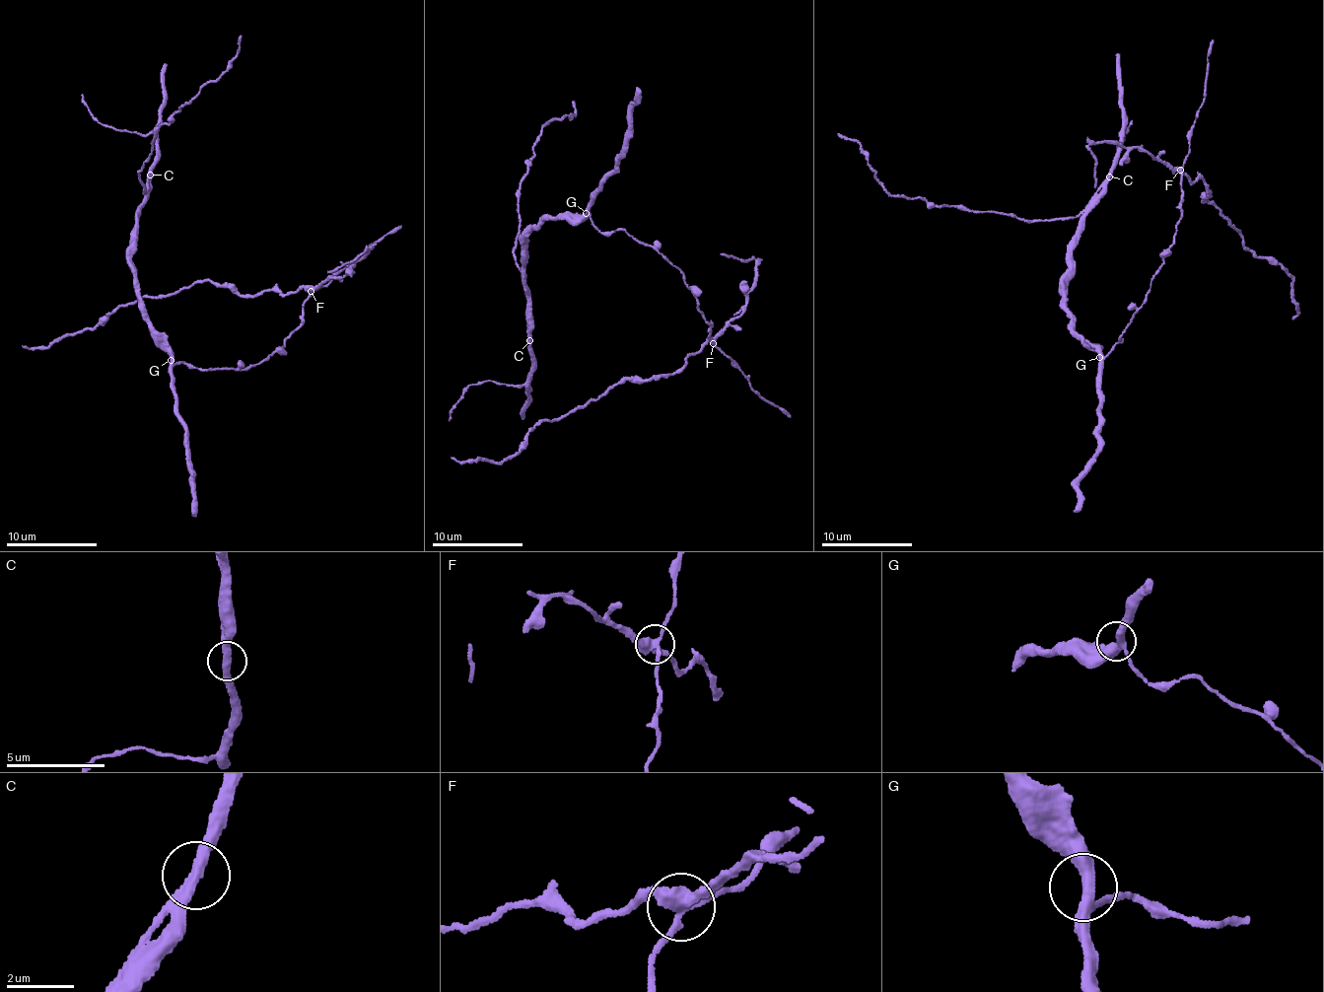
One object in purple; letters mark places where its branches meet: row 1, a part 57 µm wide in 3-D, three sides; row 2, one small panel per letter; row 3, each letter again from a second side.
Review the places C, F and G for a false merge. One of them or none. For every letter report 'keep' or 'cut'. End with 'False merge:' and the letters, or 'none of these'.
C: keep
F: cut
G: keep
False merge: F

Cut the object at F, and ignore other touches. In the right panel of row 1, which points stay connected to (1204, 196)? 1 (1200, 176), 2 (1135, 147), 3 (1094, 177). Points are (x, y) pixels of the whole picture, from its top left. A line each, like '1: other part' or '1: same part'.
1: same part
2: same part
3: same part

